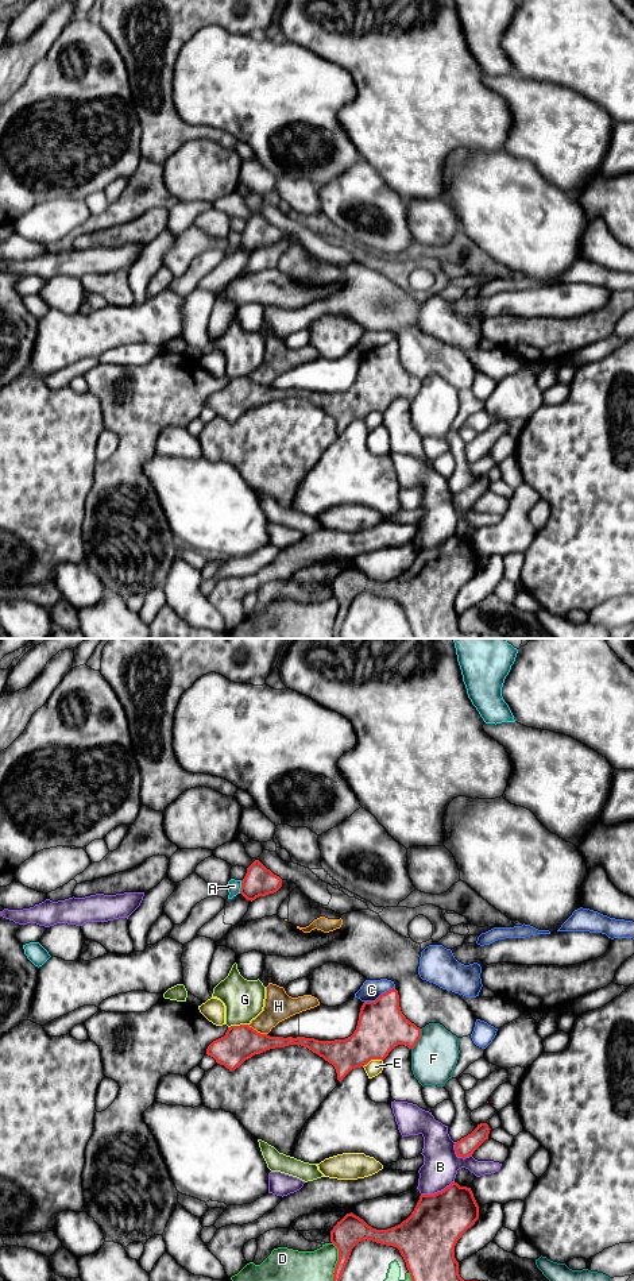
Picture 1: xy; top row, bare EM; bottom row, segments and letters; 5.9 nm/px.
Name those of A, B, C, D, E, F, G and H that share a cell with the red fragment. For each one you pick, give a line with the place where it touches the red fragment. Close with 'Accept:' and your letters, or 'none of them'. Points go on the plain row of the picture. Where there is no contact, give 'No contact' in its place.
Accept: none of them

